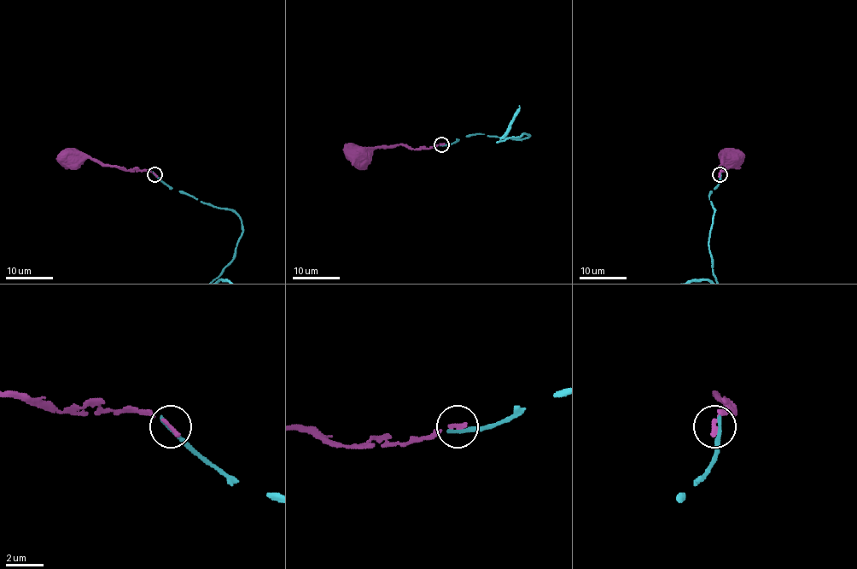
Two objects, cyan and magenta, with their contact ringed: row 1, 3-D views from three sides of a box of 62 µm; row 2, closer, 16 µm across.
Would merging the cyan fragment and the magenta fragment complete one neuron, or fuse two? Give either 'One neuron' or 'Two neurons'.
Two neurons

